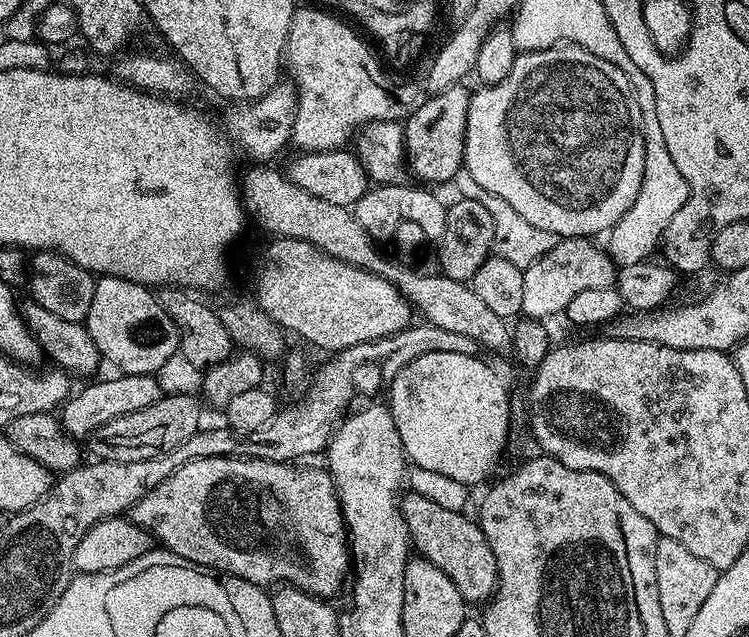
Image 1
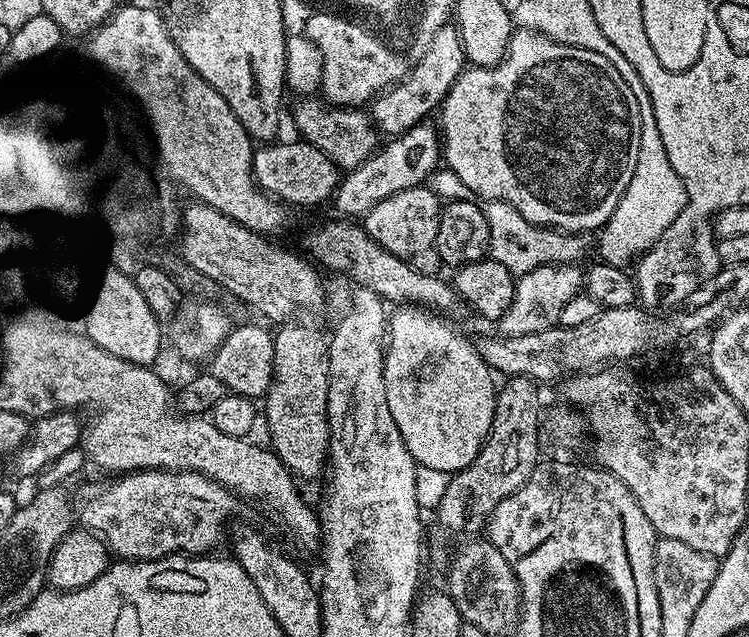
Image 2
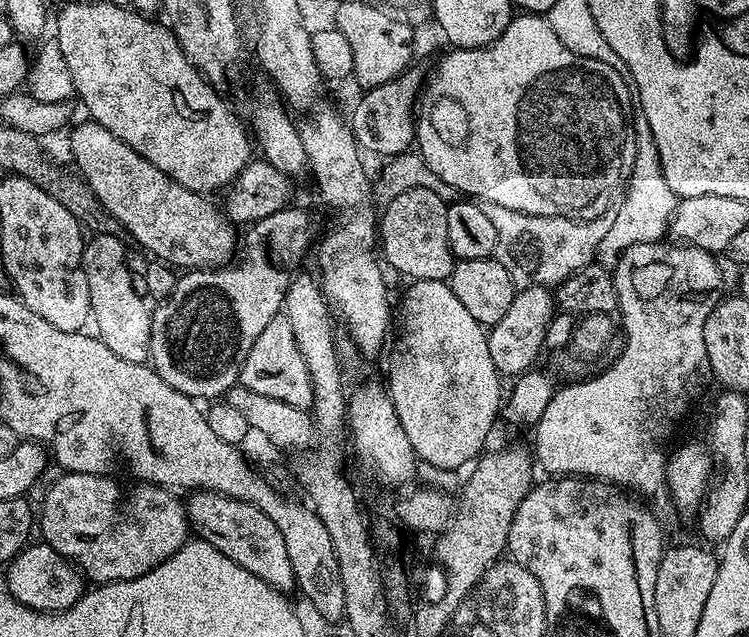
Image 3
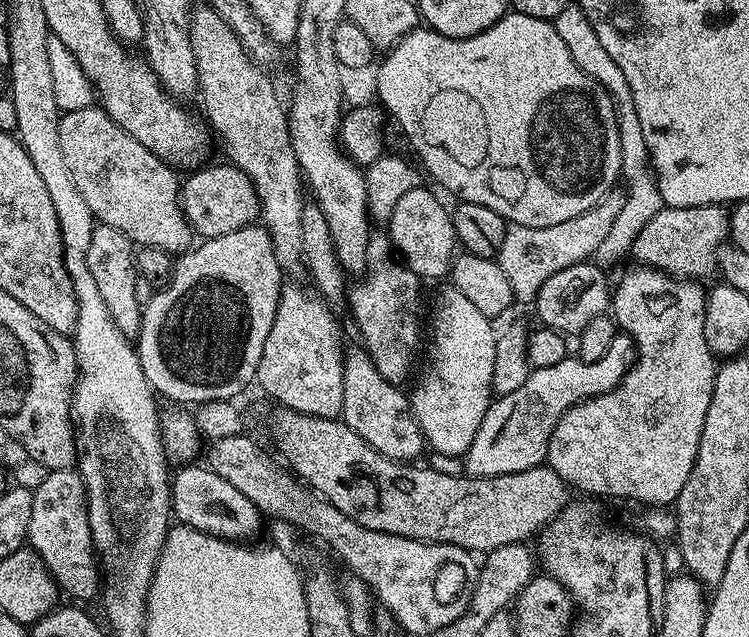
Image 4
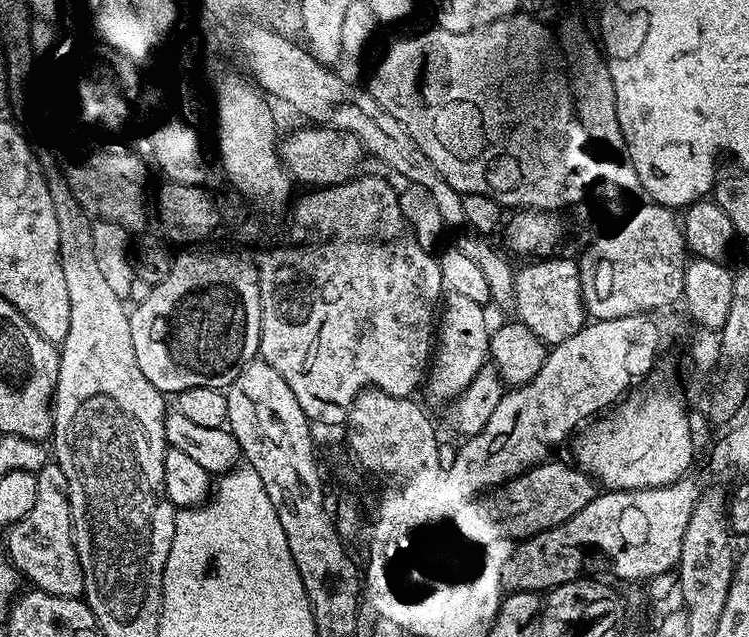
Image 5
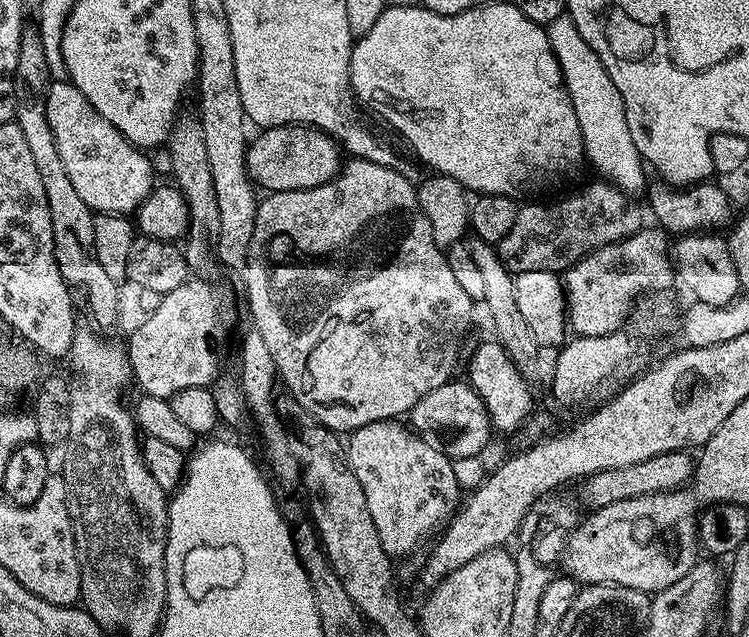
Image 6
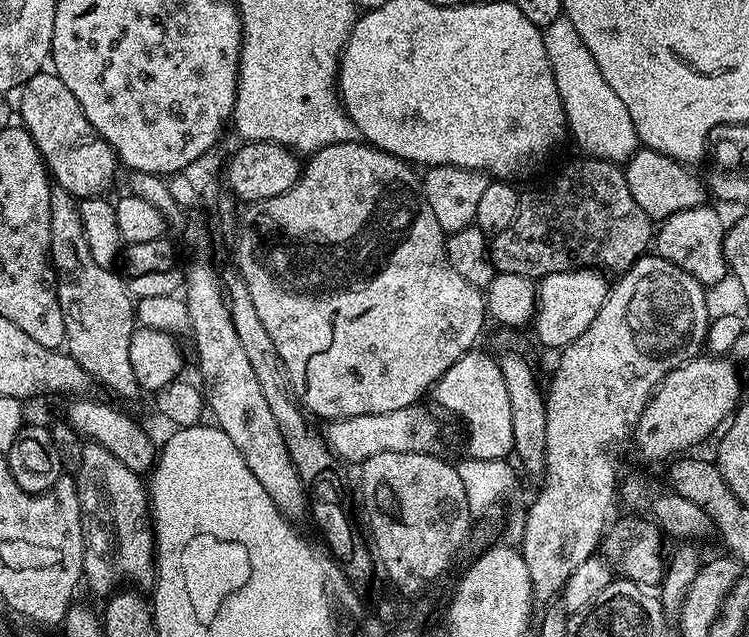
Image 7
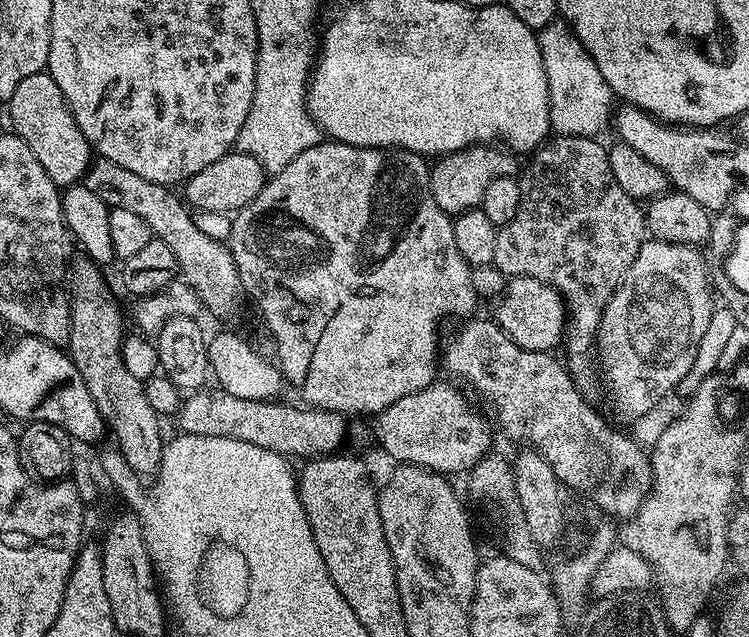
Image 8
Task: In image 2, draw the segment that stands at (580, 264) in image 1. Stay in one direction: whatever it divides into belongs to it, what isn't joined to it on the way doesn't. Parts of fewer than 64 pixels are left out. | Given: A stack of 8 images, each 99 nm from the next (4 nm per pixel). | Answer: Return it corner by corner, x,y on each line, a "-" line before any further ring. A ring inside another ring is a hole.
575,263
542,265
519,277
516,293
510,302
510,310
506,310
506,314
498,321
499,335
525,336
557,327
560,324
562,306
566,306
570,298
581,295
585,287
585,273
580,273
578,268

